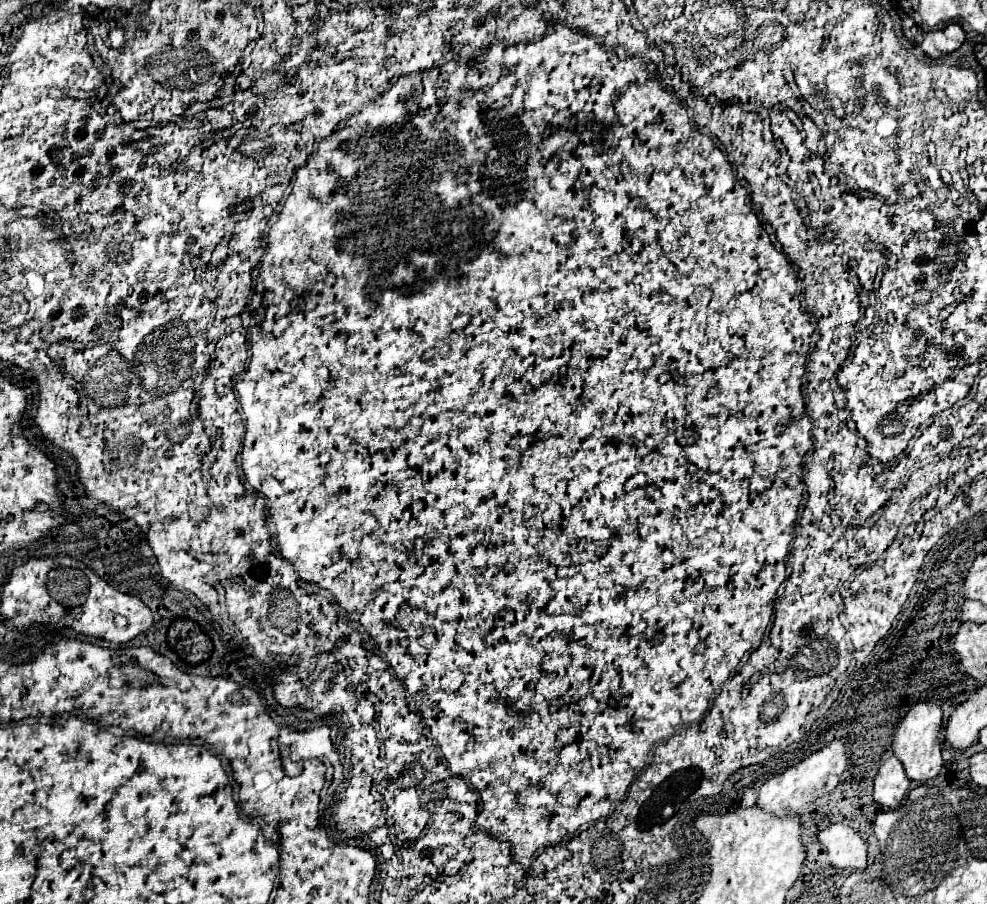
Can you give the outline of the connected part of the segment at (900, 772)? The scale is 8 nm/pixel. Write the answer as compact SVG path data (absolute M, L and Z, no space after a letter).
M890 757L874 777L874 801L886 809L896 809L902 803L908 787L910 779L906 777L902 763L896 757Z

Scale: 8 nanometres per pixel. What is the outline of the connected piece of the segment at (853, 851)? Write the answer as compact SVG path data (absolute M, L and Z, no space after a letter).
M834 825L820 831L820 843L828 849L826 857L834 867L842 867L842 871L864 871L868 845L866 841L846 825Z

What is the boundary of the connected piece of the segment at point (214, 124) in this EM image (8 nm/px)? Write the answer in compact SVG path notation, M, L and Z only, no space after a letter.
M226 108L220 109L208 109L205 111L205 122L208 122L212 129L215 131L221 131L223 129L230 128L234 121L232 122L231 114L226 110Z

